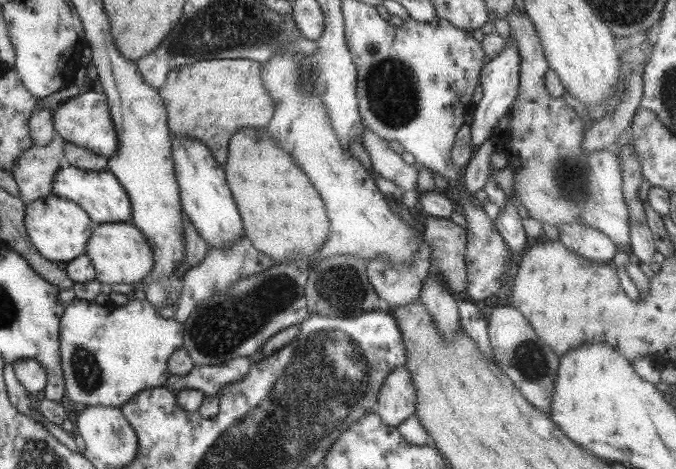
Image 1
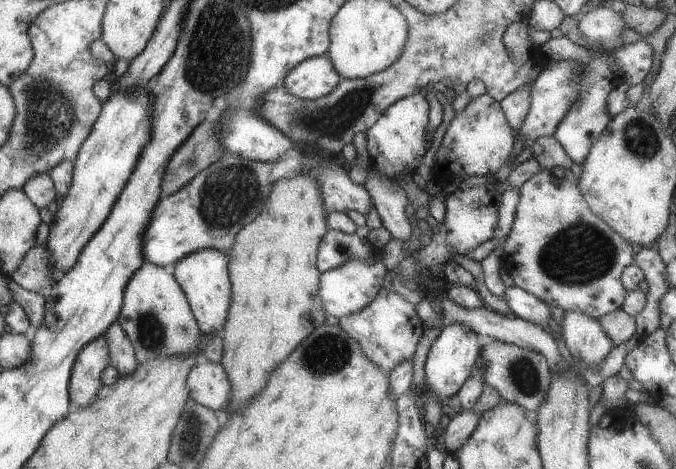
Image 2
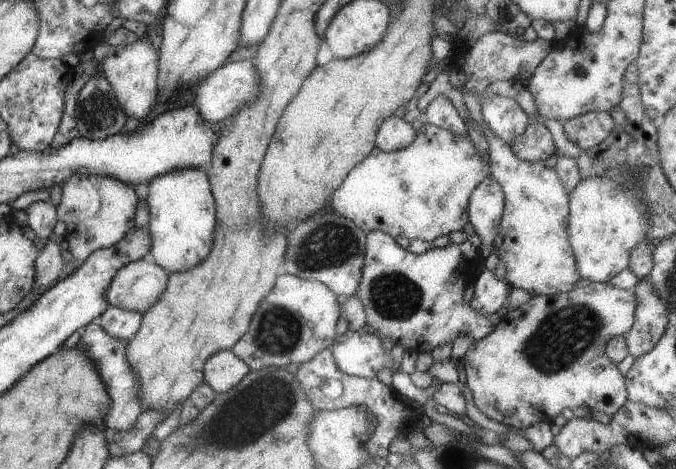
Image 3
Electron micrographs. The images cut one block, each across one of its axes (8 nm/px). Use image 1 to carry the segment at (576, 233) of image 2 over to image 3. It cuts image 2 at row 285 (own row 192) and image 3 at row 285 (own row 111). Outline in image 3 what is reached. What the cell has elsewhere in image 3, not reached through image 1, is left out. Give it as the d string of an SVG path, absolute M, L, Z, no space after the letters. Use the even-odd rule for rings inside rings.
M470 87L461 91L463 104L466 107L471 120L478 124L485 134L488 143L488 168L490 176L497 180L504 193L504 208L502 218L498 225L497 235L495 236L493 246L495 252L498 252L498 258L502 260L505 266L504 280L510 288L516 287L529 293L531 297L538 295L557 295L567 293L574 289L575 282L580 278L578 276L574 257L568 244L568 194L563 189L557 174L553 169L544 167L543 162L529 163L526 161L517 161L512 156L509 145L502 144L487 128L481 118L481 105L477 96Z

